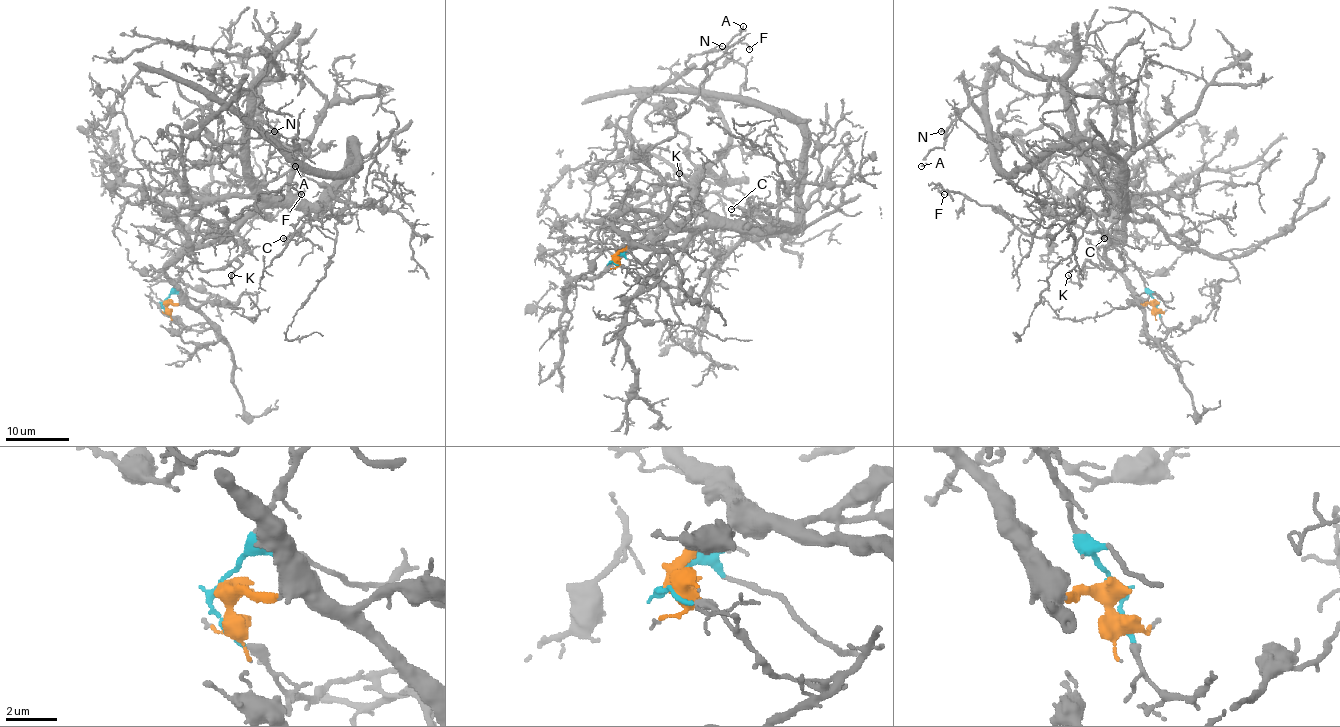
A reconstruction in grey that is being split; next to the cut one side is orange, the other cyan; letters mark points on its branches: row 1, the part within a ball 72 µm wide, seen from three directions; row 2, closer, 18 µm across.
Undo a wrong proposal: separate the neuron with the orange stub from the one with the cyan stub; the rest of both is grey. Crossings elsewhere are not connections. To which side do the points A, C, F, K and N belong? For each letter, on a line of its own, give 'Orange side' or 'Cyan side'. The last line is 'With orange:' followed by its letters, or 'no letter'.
A: Cyan side
C: Orange side
F: Orange side
K: Cyan side
N: Cyan side
With orange: C, F

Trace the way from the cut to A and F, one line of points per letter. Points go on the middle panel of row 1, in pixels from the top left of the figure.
A: (613, 260), (643, 236), (626, 201), (638, 171), (632, 112), (742, 25)
F: (613, 260), (627, 246), (618, 217), (667, 209), (648, 152), (670, 137), (707, 65), (739, 41), (749, 49)

